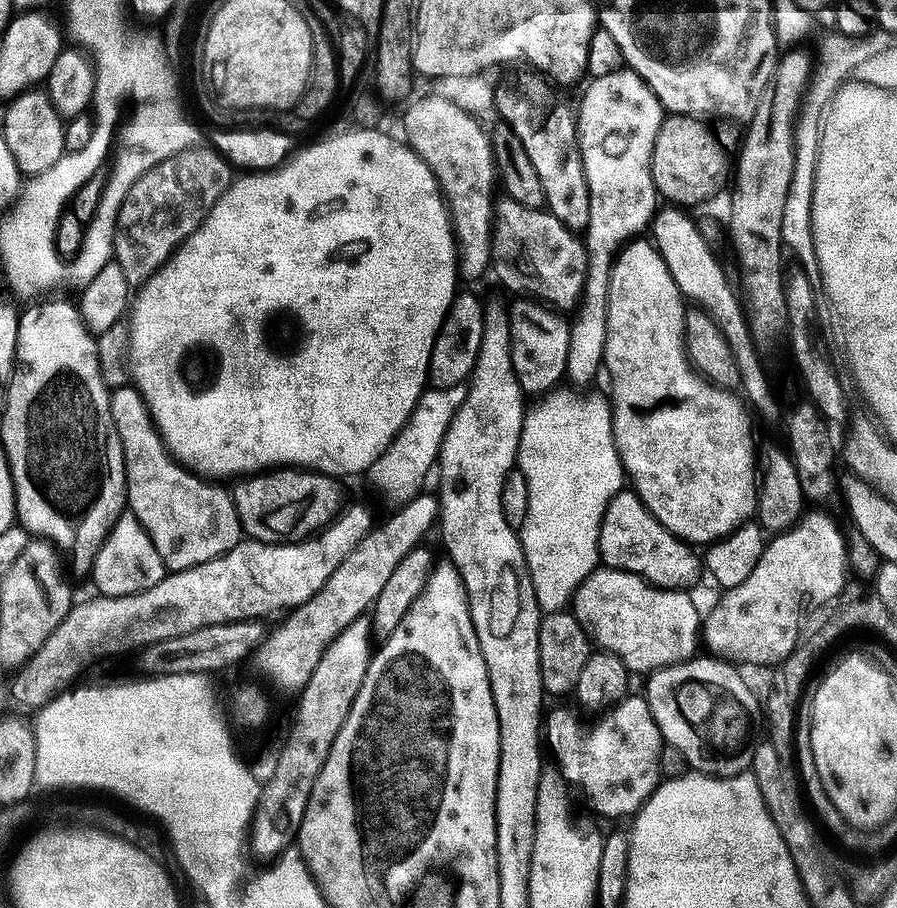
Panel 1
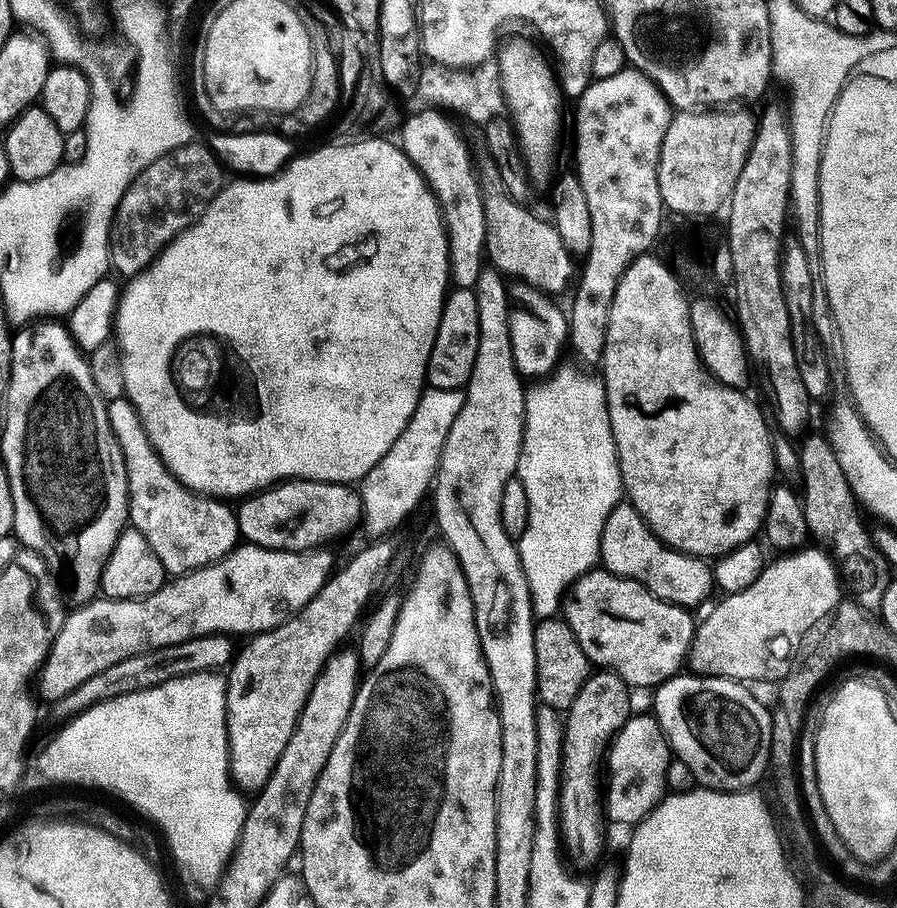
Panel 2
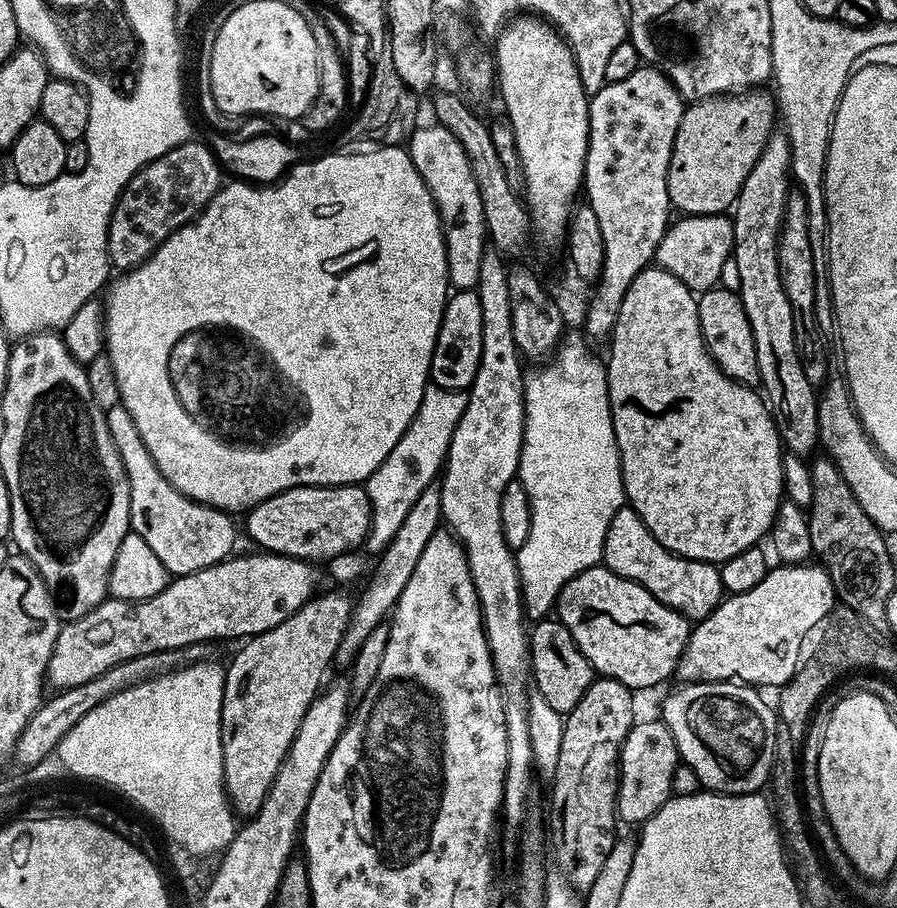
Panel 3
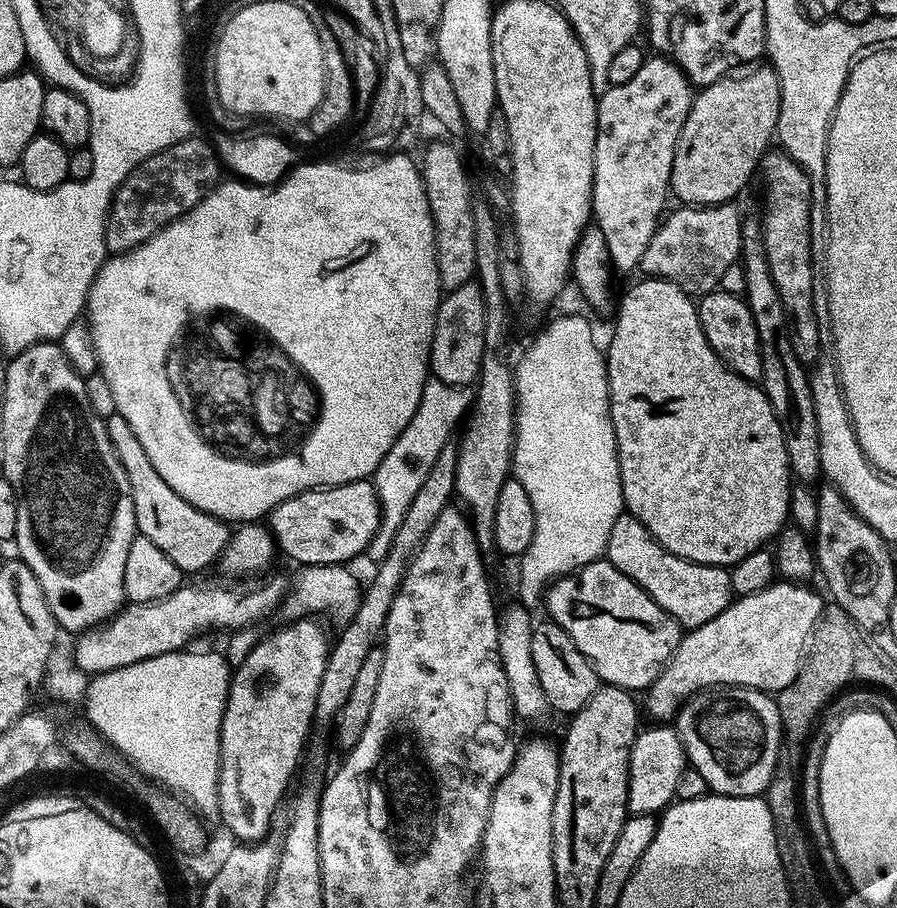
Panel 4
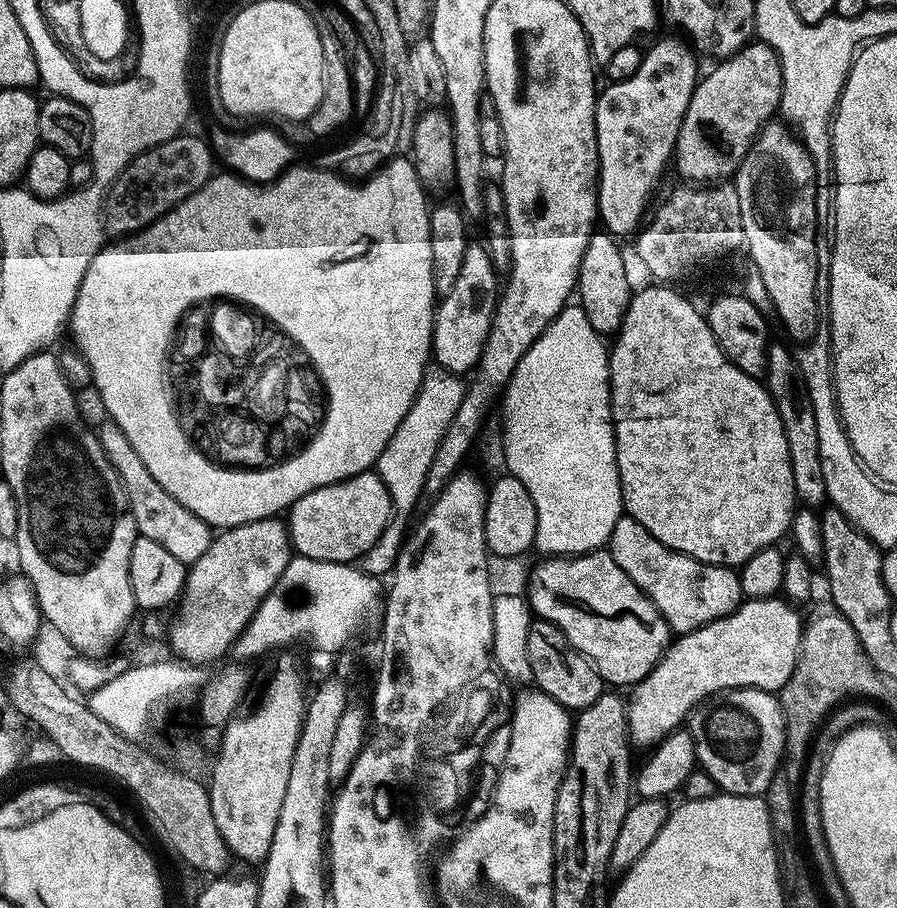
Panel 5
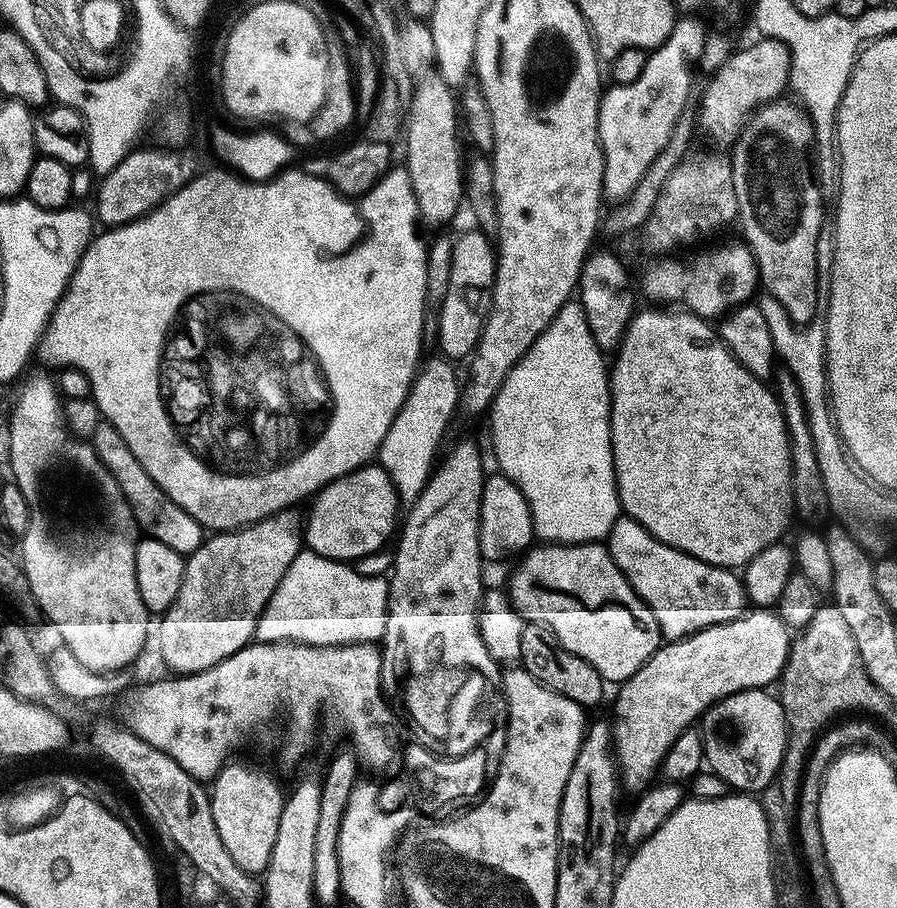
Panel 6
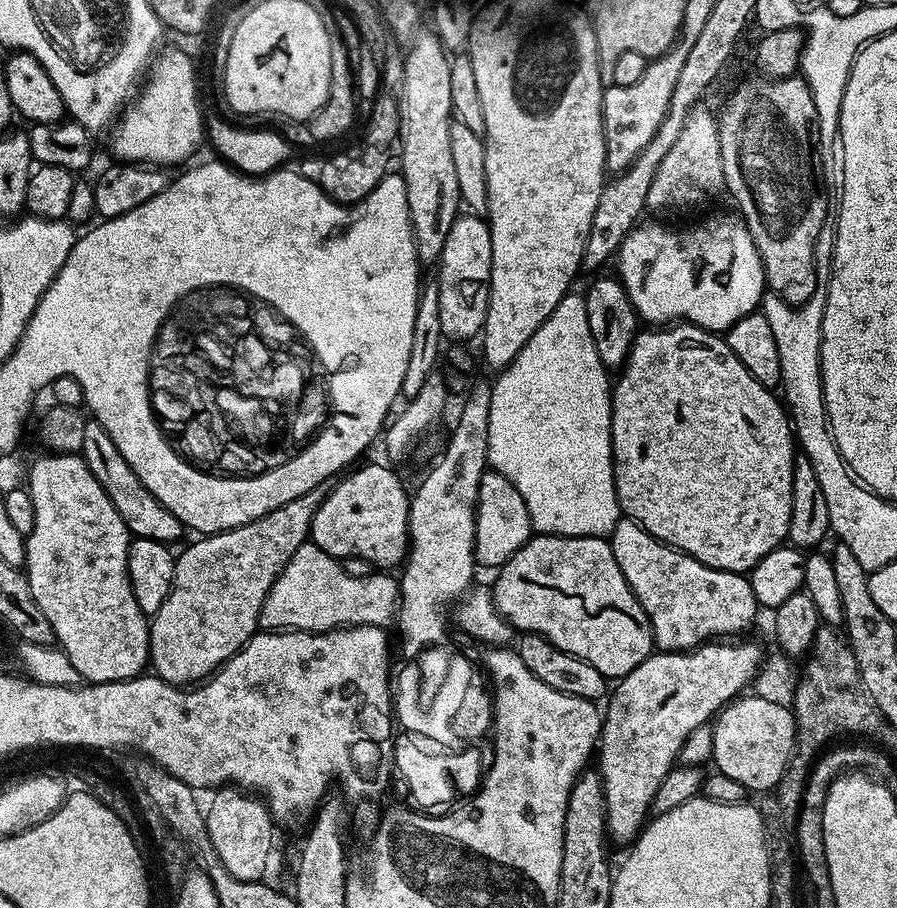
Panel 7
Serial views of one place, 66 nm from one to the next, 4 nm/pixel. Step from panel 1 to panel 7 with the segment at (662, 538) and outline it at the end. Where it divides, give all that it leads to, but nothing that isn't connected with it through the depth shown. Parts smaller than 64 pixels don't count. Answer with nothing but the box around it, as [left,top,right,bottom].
[610,518,758,652]

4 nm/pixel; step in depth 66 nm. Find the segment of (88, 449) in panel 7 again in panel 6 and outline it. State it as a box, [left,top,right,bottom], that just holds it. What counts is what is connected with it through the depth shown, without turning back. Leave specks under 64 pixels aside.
[94,426,206,554]

